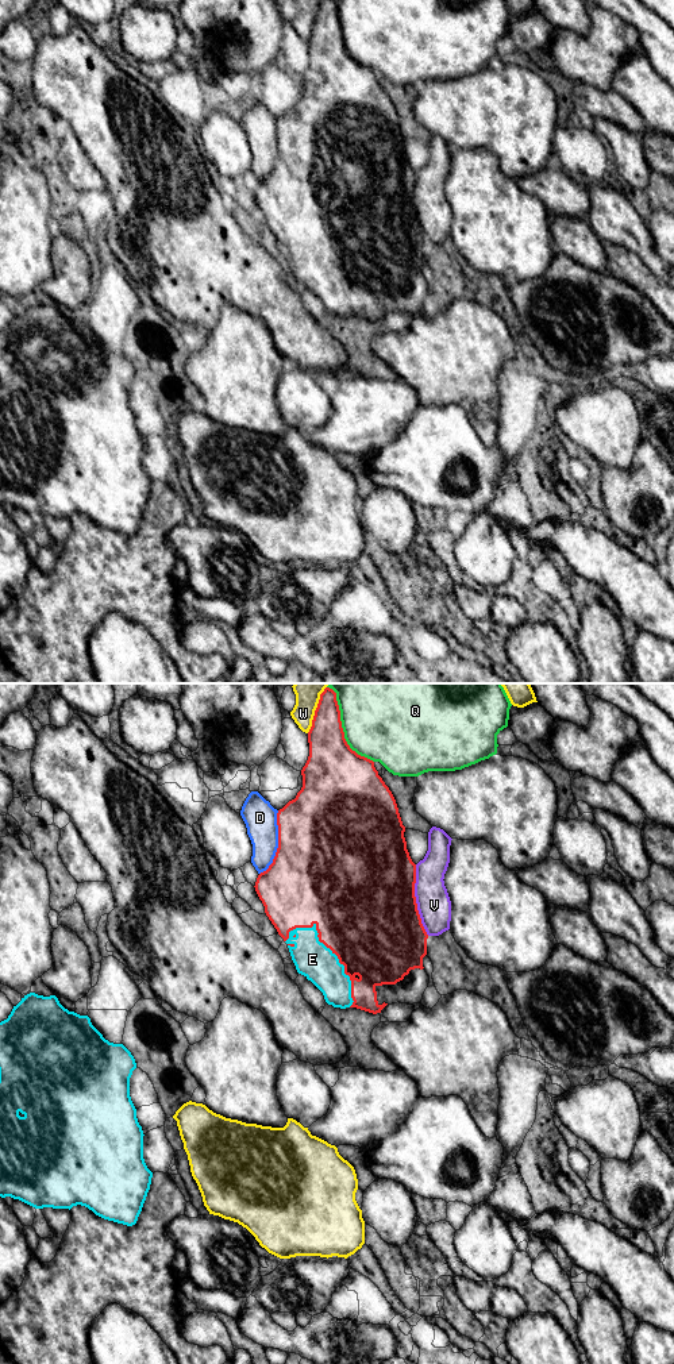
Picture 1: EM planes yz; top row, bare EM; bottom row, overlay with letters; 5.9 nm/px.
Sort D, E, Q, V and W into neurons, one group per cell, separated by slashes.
D / E / Q / V / W

